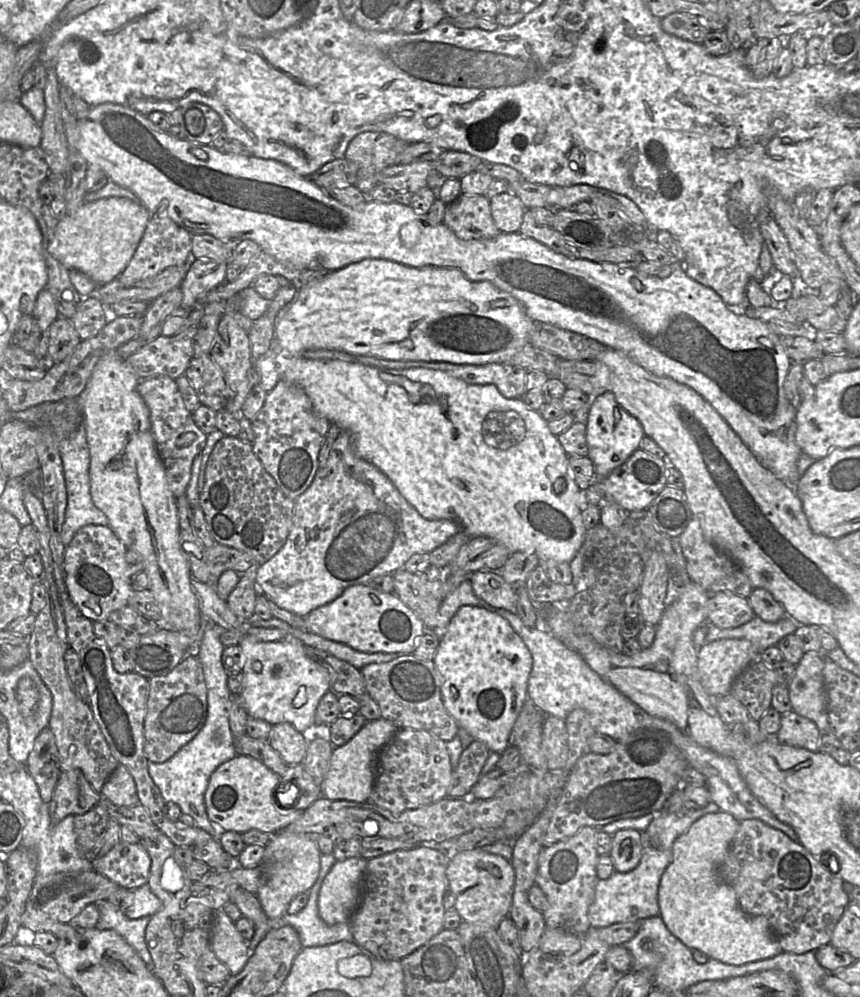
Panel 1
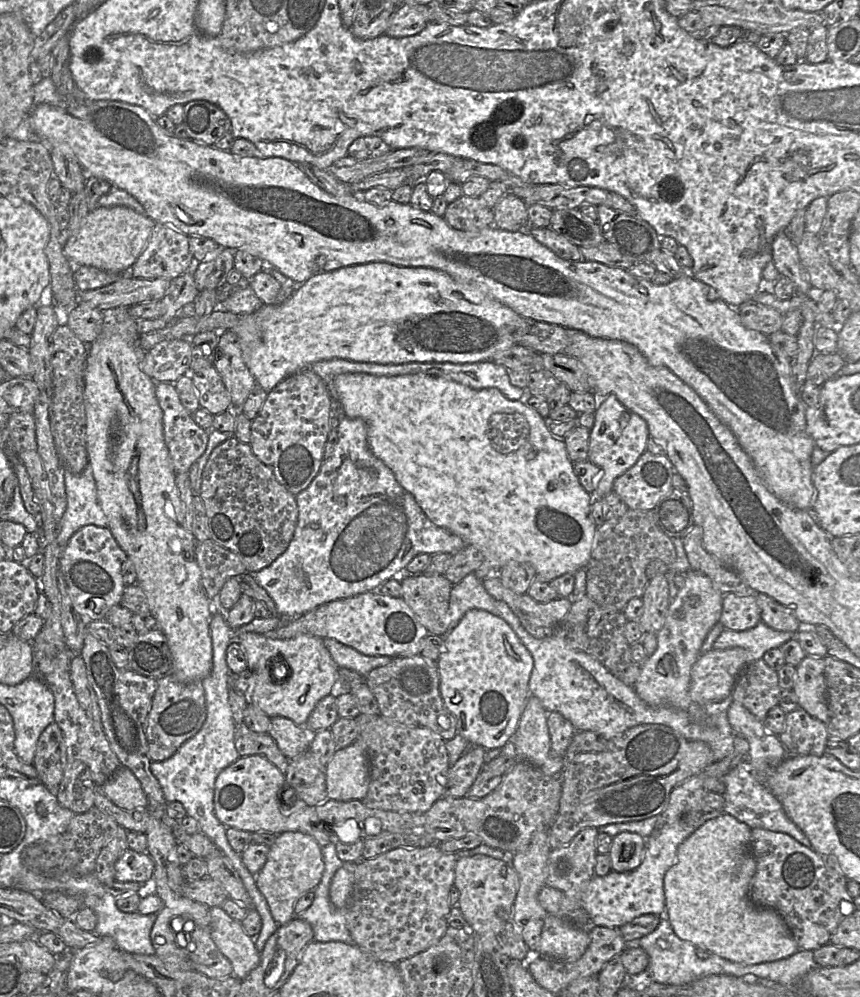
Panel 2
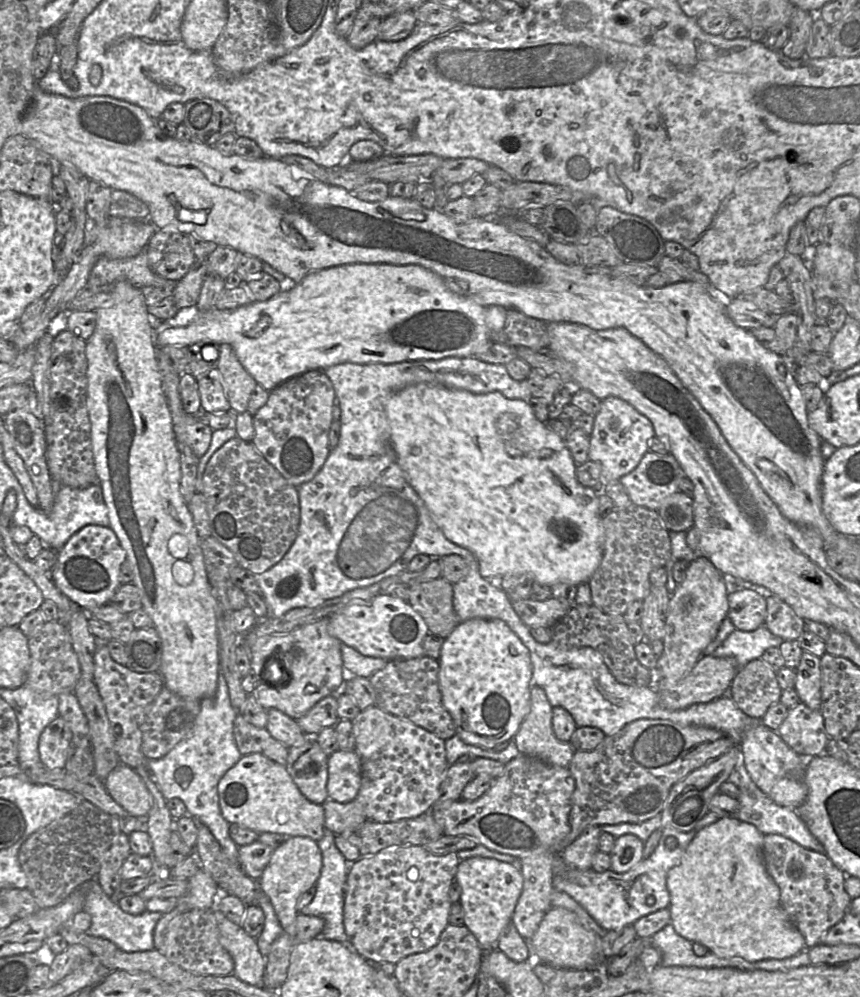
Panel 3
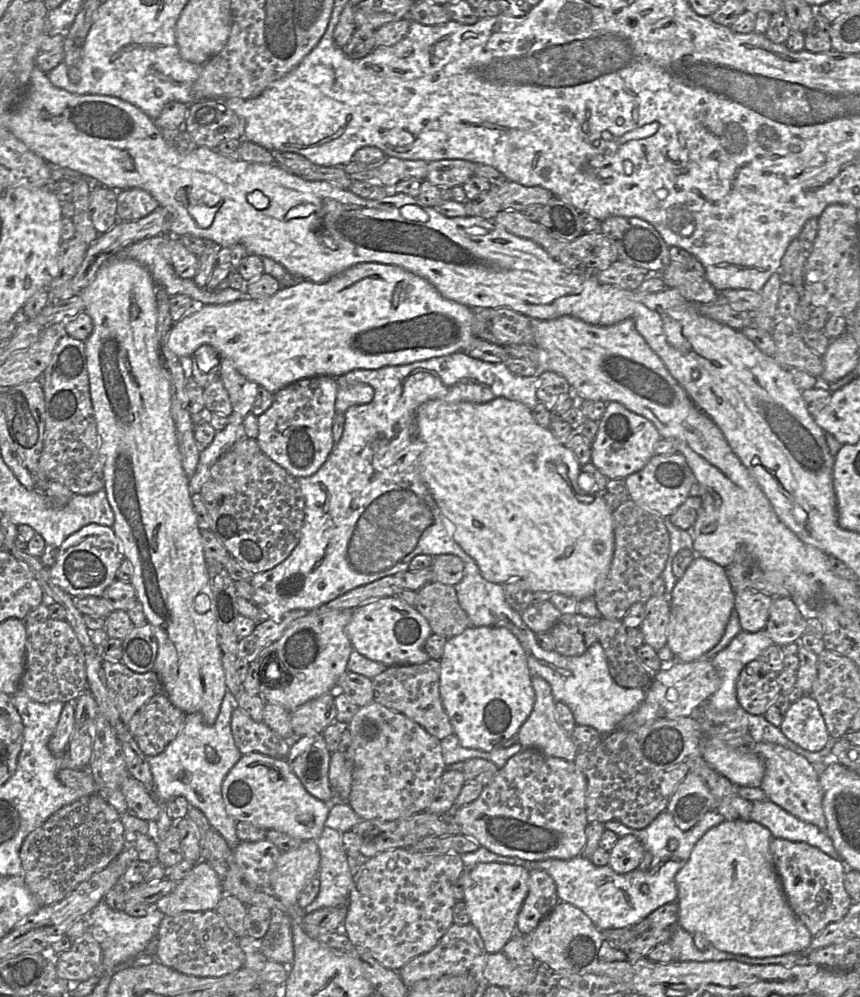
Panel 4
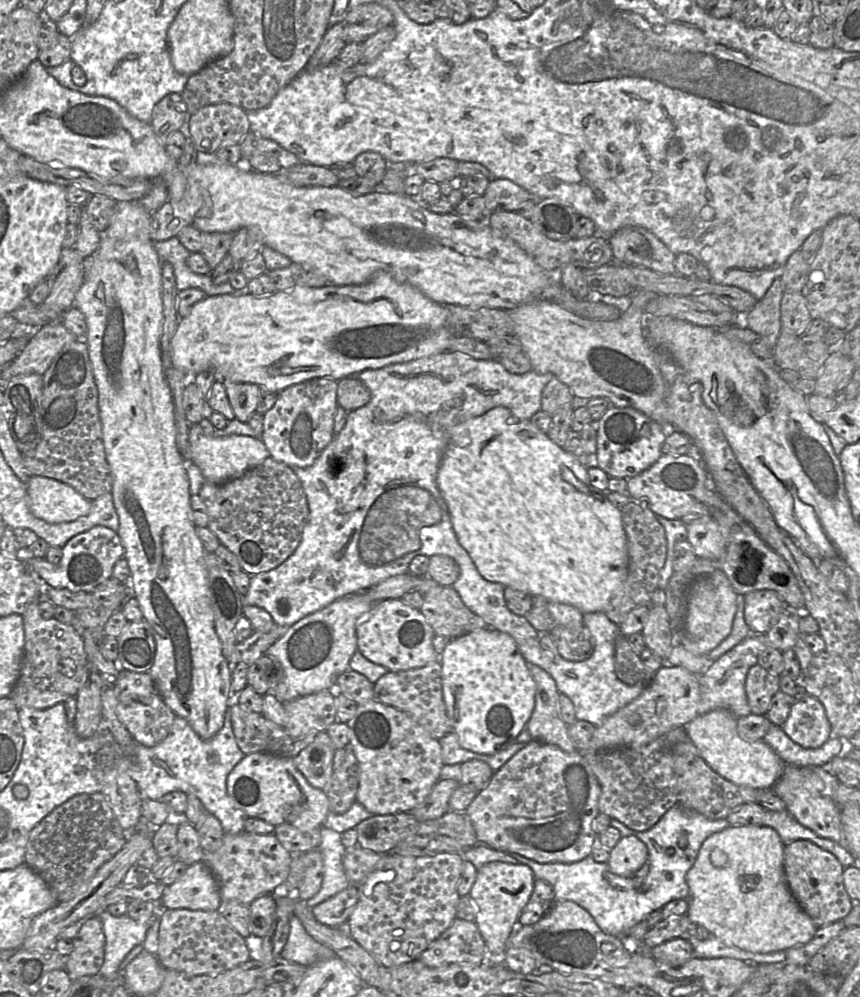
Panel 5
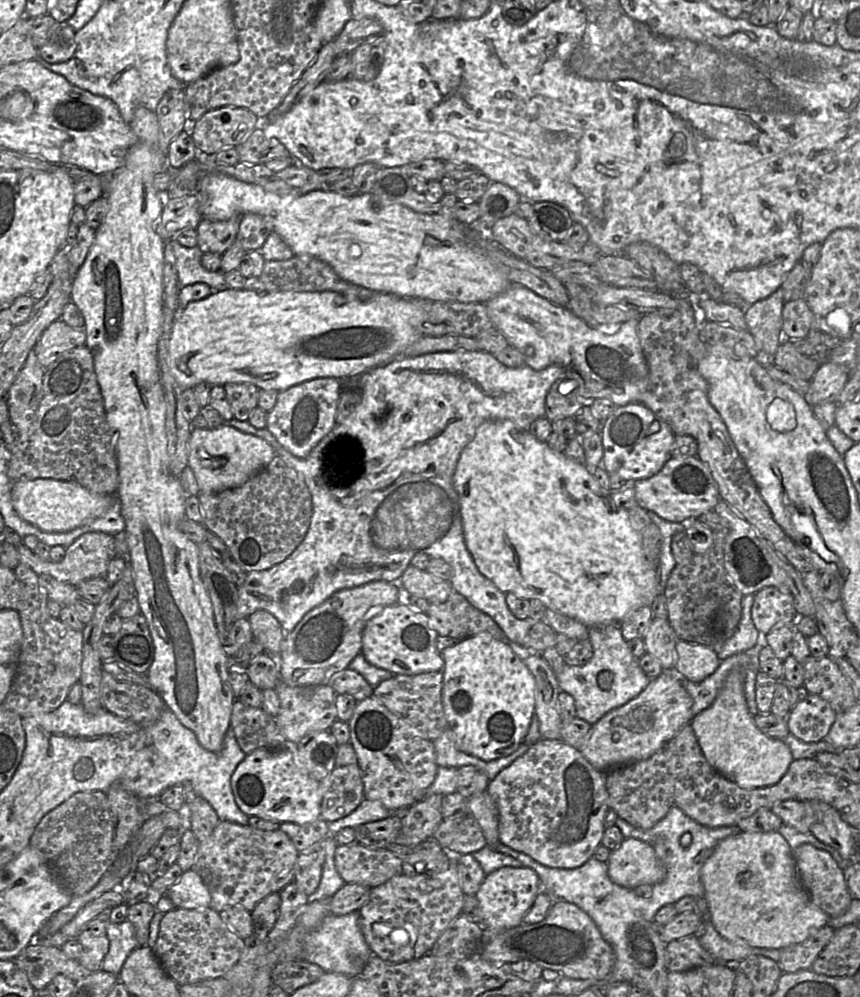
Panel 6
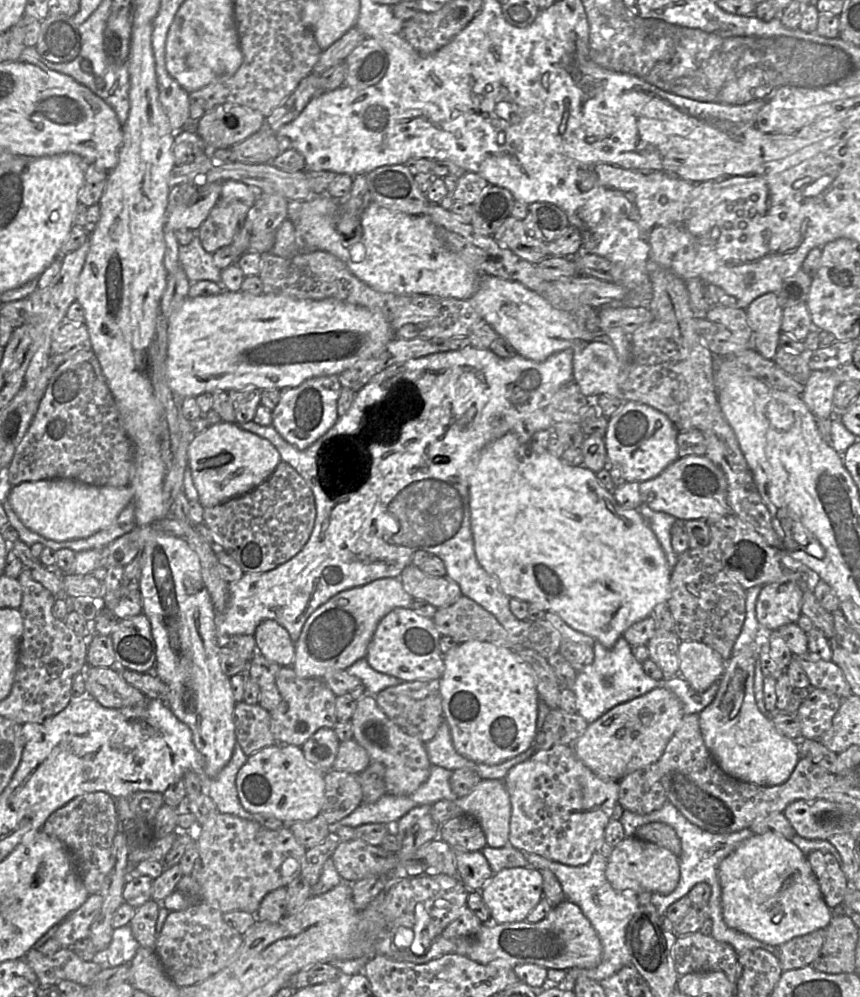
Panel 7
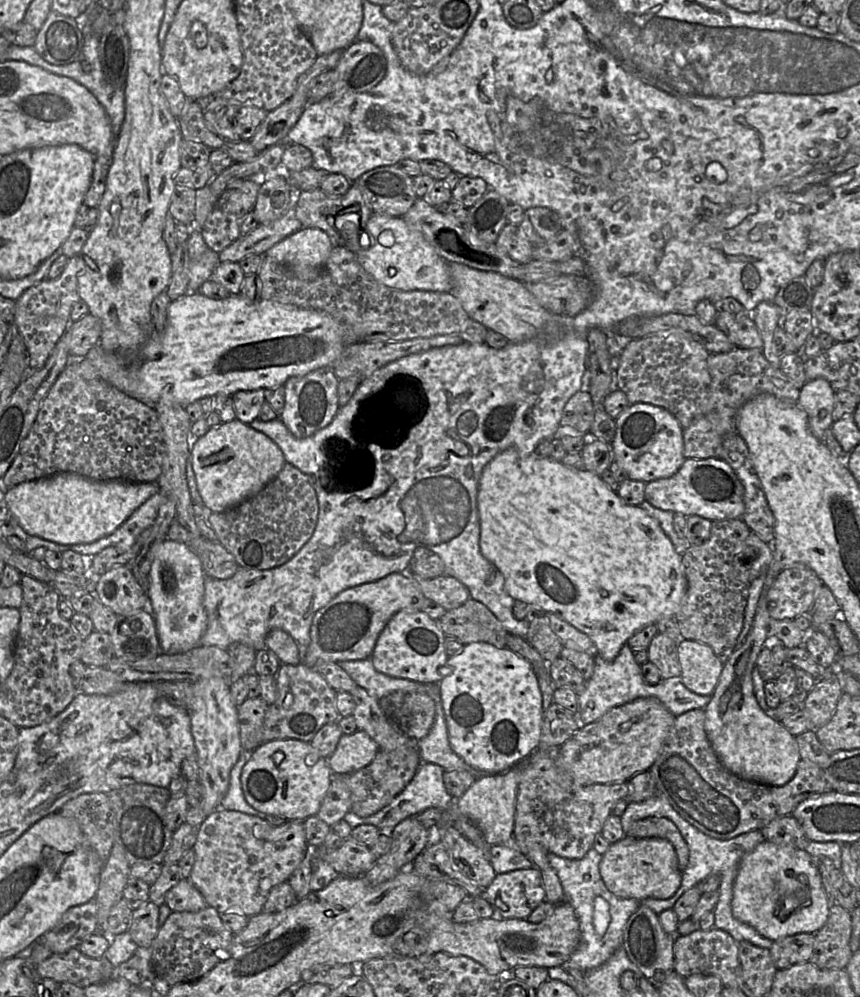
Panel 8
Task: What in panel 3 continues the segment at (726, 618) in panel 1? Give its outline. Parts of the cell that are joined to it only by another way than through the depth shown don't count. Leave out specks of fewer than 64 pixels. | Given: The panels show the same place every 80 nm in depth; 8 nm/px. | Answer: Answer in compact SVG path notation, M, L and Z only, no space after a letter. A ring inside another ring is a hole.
M734 590L728 594L727 618L736 629L753 631L765 624L767 615L766 597L755 590Z

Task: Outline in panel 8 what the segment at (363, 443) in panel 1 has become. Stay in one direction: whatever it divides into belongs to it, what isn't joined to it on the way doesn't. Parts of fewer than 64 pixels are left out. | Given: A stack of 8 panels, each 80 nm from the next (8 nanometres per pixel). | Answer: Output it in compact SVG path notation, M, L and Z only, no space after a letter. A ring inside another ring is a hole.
M509 448L495 456L483 469L479 481L477 508L480 525L480 552L502 572L507 593L515 600L540 606L545 612L557 615L588 635L597 648L597 654L605 660L614 660L634 633L650 624L656 624L661 618L674 617L678 611L687 590L682 554L676 551L675 545L655 518L649 516L640 505L625 504L617 493L612 491L595 473L586 469L577 470L567 467L561 461L556 461L551 457L522 456L515 448Z

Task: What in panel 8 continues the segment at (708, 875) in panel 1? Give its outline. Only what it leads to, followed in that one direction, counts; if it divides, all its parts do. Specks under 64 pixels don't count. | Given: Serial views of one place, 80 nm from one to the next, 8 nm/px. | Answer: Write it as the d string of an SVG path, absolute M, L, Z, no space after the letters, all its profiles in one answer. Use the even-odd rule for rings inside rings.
M765 840L740 860L733 883L732 915L772 941L799 933L815 934L826 923L832 904L822 884L816 860L803 849Z

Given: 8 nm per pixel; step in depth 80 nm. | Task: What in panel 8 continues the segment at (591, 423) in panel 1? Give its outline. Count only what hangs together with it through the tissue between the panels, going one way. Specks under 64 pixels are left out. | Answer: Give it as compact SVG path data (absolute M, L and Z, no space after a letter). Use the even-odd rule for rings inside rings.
M630 404L615 418L616 433L610 444L613 461L626 472L628 479L644 483L674 475L683 462L684 428L668 410L650 404Z

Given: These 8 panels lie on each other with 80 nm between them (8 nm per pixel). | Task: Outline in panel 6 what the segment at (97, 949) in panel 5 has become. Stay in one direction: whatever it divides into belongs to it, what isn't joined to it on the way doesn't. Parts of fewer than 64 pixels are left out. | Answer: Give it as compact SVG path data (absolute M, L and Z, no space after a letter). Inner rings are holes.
M106 909L90 920L76 938L82 945L78 962L90 972L101 969L104 957L109 950L106 926L110 922L110 910Z

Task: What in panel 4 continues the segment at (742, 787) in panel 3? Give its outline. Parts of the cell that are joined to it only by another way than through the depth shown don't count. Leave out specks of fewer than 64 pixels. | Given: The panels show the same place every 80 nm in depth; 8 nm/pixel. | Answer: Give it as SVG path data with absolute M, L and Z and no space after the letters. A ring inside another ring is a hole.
M769 799L752 801L752 803L750 821L768 828L774 838L782 838L792 842L805 842L834 859L840 859L832 840L825 831L797 818Z

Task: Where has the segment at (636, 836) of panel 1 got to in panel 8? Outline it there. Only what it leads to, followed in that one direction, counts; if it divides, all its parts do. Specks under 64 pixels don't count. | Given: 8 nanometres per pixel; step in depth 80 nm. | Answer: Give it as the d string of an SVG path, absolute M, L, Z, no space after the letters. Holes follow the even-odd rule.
M625 835L610 844L599 864L607 889L619 898L643 901L648 898L668 899L681 884L681 871L673 845L662 838L633 838Z

